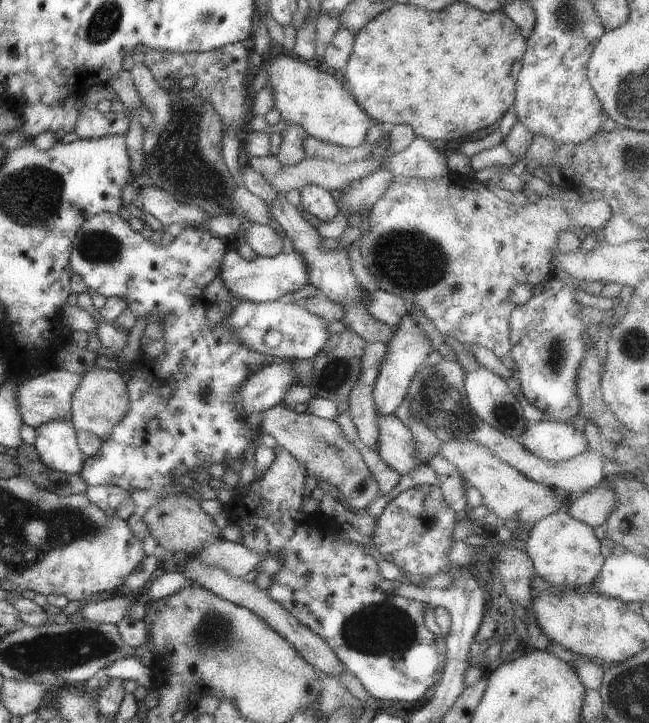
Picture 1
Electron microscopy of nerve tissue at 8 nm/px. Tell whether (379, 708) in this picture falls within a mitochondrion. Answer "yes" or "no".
no

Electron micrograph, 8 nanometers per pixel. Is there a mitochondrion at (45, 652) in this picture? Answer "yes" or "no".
yes

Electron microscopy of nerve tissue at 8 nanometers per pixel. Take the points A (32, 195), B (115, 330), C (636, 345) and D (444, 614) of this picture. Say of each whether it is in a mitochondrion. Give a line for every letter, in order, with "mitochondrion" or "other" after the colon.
A: mitochondrion
B: other
C: mitochondrion
D: other

